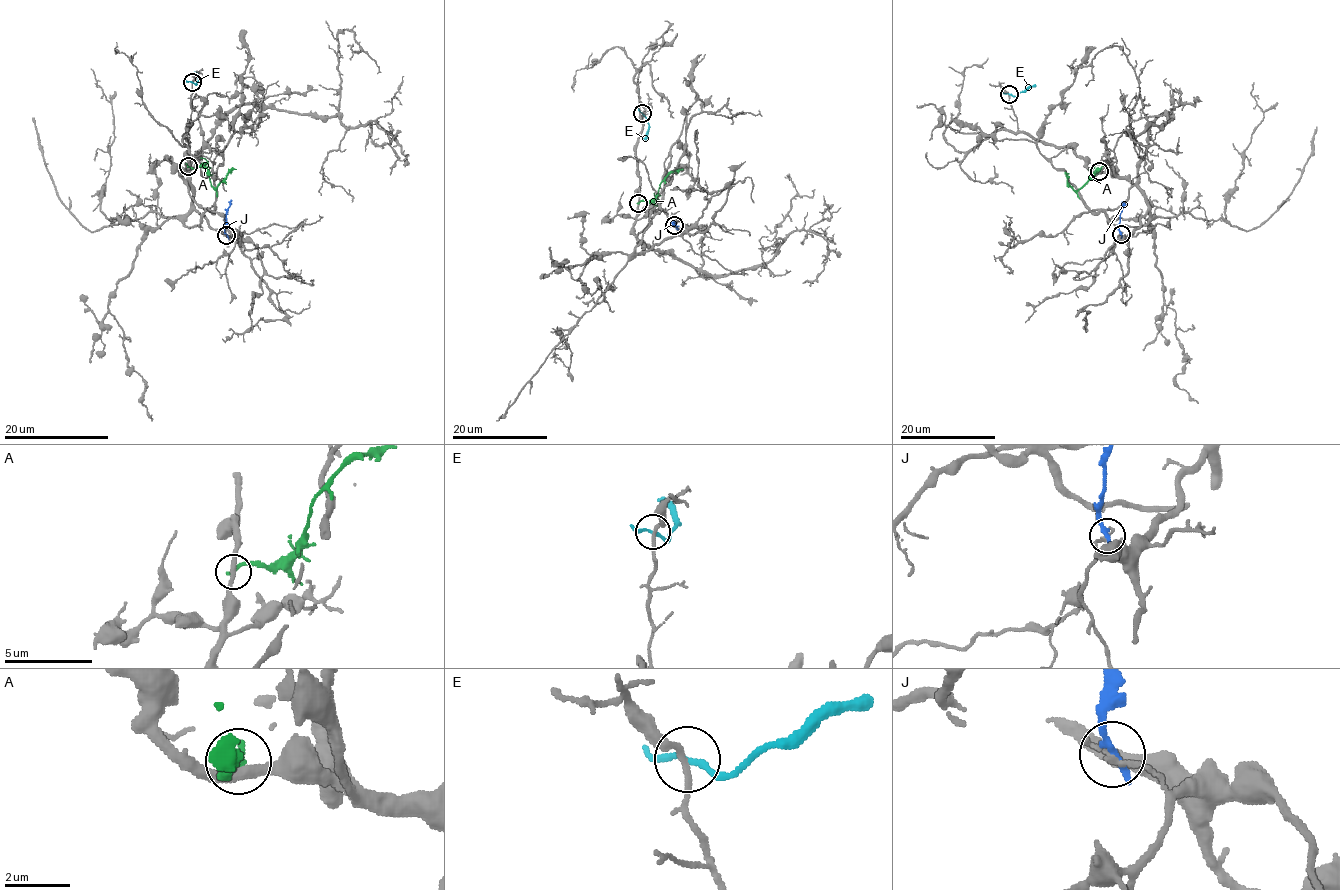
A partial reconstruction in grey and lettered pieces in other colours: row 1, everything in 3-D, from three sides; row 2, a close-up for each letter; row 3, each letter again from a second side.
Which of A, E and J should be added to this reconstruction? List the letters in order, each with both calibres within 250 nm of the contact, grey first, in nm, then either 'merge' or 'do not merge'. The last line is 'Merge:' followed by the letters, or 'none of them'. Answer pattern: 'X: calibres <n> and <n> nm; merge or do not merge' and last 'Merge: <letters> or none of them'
A: calibres 320 and 240 nm; do not merge
E: calibres 190 and 160 nm; do not merge
J: calibres 110 and 280 nm; do not merge
Merge: none of them

